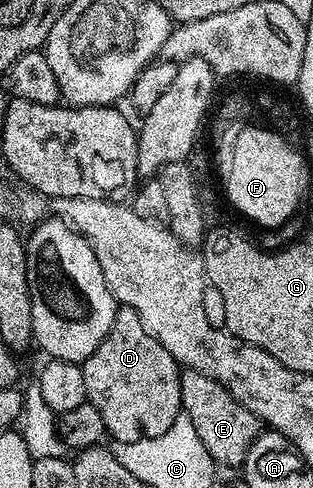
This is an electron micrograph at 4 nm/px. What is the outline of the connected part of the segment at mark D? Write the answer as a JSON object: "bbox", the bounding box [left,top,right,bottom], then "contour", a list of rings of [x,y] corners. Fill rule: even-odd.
{"bbox":[81,306,183,443],"contour":[[[122,306],[115,313],[114,323],[105,340],[81,363],[84,372],[84,388],[86,401],[92,403],[96,412],[100,412],[101,419],[106,425],[106,433],[115,443],[139,442],[145,438],[164,436],[168,428],[176,420],[176,416],[183,413],[182,397],[182,370],[180,363],[170,355],[168,348],[160,344],[144,328],[144,324],[132,308]]]}

